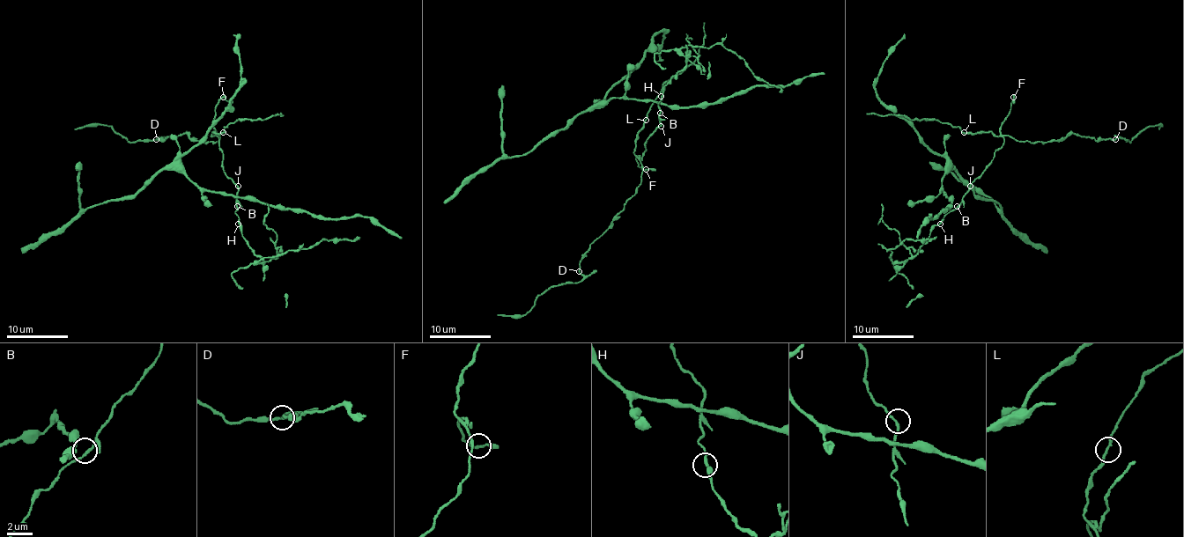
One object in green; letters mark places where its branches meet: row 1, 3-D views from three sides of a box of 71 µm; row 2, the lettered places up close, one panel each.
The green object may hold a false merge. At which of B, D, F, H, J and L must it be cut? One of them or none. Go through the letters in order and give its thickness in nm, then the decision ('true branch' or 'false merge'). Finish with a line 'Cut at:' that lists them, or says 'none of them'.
B: 170 nm | true branch
D: 180 nm | false merge
F: 180 nm | true branch
H: 190 nm | true branch
J: 190 nm | true branch
L: 190 nm | true branch
Cut at: D

